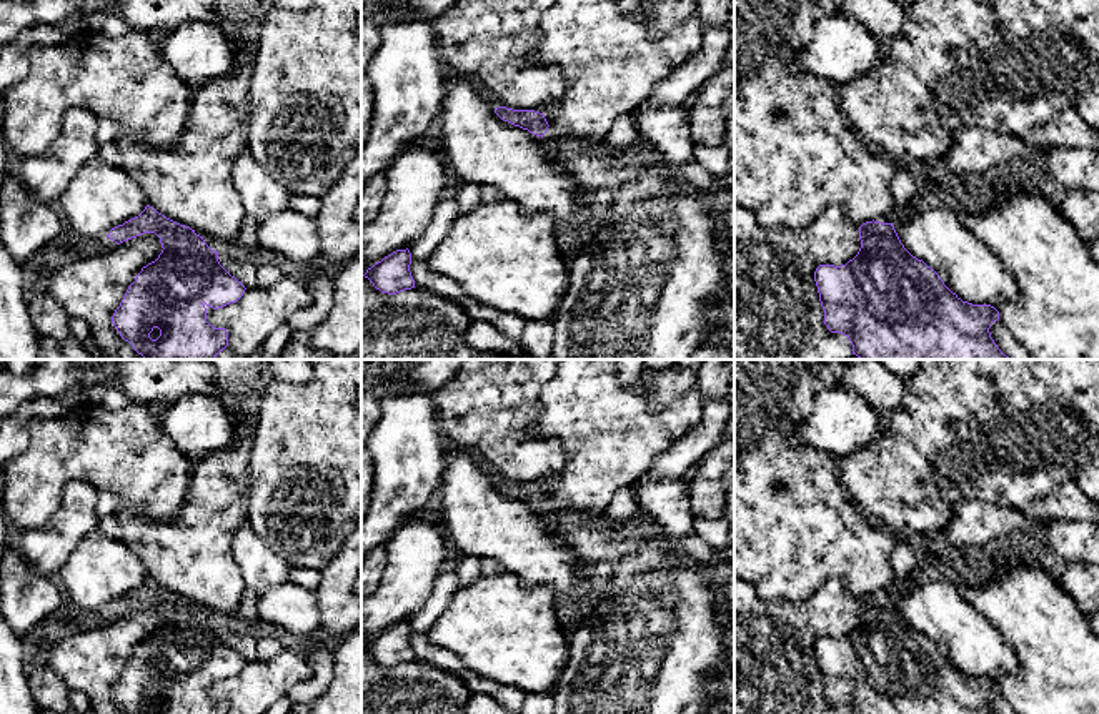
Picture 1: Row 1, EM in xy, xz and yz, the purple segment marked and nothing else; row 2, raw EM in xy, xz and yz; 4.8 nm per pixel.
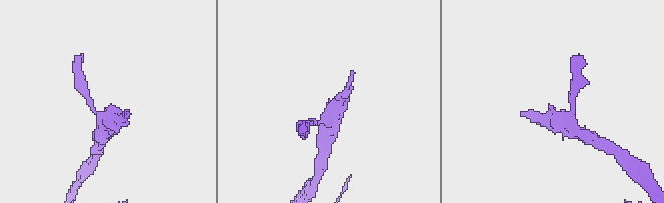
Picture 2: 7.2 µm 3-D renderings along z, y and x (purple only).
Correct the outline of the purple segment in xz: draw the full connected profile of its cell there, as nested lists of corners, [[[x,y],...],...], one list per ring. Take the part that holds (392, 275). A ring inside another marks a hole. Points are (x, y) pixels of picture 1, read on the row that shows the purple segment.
[[[396,250],[368,268],[363,276],[368,278],[381,293],[396,295],[400,291],[415,288],[410,265],[410,250]]]

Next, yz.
[[[866,221],[859,240],[858,255],[846,265],[819,265],[814,271],[824,325],[849,338],[853,355],[859,359],[1011,359],[989,333],[999,311],[962,301],[904,248],[893,223]]]

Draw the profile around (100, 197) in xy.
[[[90,160],[58,198],[68,235],[95,238],[138,216],[147,200],[122,165]]]

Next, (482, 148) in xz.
[[[446,82],[438,120],[453,180],[495,186],[526,213],[574,221],[591,195],[568,173],[563,158],[541,136],[501,120],[475,82]]]

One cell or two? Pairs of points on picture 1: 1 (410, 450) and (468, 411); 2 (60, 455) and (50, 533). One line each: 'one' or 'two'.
1: two
2: two

